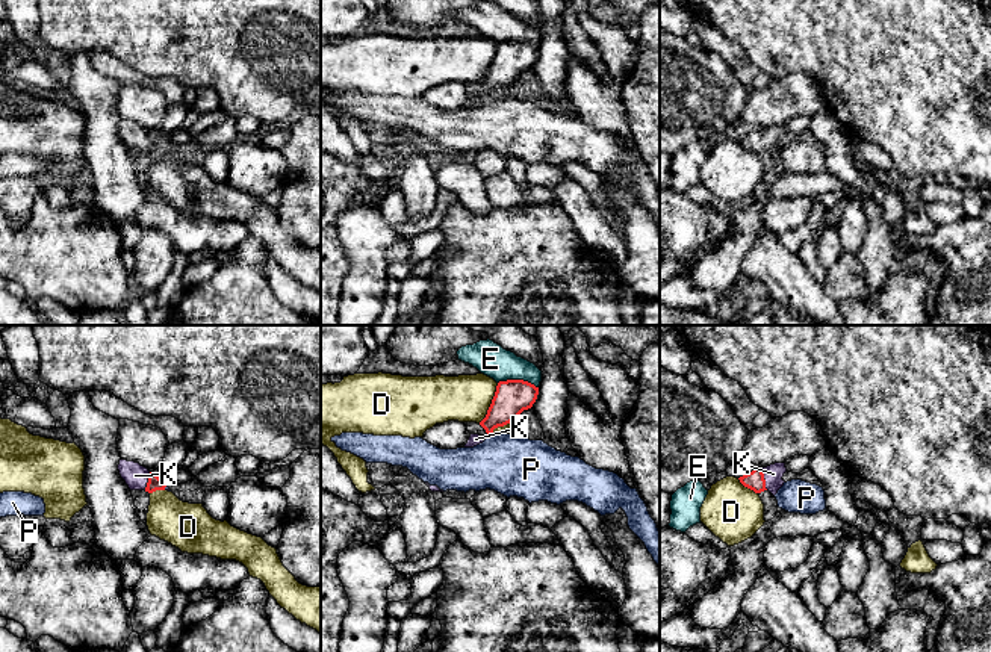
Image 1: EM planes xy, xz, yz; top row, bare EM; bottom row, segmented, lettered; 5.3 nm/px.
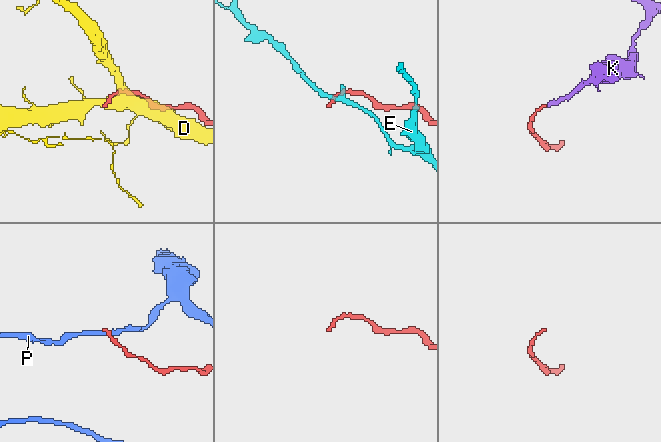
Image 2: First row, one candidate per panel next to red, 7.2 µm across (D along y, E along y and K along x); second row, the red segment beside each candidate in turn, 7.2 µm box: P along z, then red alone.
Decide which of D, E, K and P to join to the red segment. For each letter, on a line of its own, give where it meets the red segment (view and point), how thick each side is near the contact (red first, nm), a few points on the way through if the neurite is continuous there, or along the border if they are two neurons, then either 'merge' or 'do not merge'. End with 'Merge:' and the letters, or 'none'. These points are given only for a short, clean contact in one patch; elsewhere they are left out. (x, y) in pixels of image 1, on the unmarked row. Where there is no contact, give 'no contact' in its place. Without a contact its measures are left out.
D: contact xz (492, 64); calibres 190 and 260 nm; do not merge
E: contact xz (518, 41); calibres 190 and 180 nm; border xz (498, 43), (527, 41), (537, 49); do not merge
K: contact yz (763, 139); calibres 100 and 100 nm; way yz (754, 141), (763, 139), (773, 135); merge
P: contact xy (165, 147); calibres 80 and 20 nm; border xy (167, 147), (164, 150); do not merge
Merge: K

